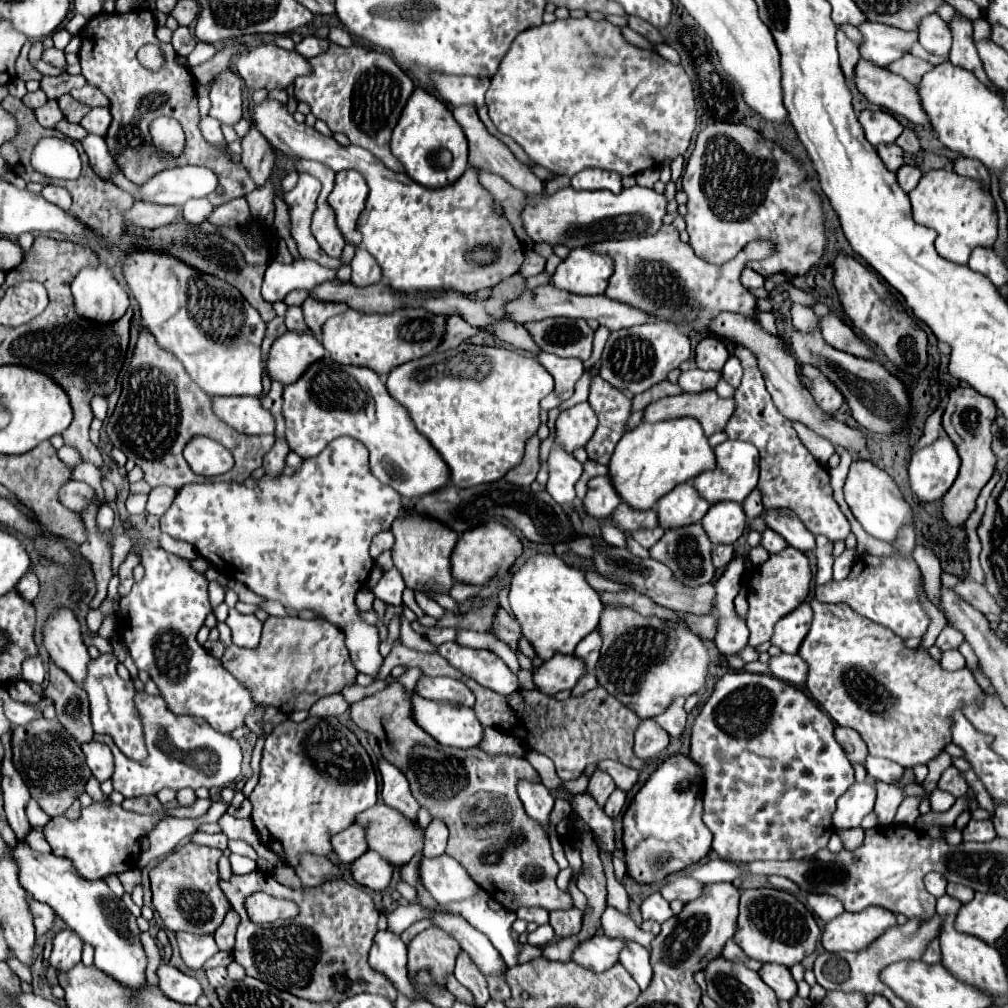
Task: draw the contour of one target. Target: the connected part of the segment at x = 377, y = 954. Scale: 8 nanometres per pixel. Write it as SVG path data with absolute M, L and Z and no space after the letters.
M389 929L379 931L375 935L375 943L369 953L369 965L381 973L395 985L395 989L407 997L415 997L415 989L407 979L407 945L399 935Z

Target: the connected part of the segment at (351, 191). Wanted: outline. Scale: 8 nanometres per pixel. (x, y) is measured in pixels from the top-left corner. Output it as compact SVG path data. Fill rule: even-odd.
M341 171L335 179L335 189L329 195L329 205L335 211L337 227L341 229L345 241L359 245L361 233L357 231L357 217L365 207L367 183L357 171Z

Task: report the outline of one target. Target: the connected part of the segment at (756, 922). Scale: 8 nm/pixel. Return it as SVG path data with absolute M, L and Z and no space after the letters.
M773 887L747 889L741 893L737 933L733 939L749 957L761 963L779 963L793 967L815 951L819 937L821 929L817 927L813 913L791 893Z

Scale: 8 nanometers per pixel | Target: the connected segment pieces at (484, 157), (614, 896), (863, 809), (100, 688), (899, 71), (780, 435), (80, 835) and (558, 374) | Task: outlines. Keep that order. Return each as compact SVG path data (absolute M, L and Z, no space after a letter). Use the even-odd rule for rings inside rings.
M461 105L461 107L453 107L453 117L455 121L461 125L467 141L469 141L469 163L475 165L475 167L481 167L481 169L487 169L491 173L497 173L501 175L507 183L511 183L515 189L521 189L525 193L539 193L543 189L543 181L537 179L531 169L521 163L519 159L515 159L515 155L507 149L507 145L503 145L497 137L493 137L485 125L481 123L481 119L477 117L477 109L471 107L471 105Z
M601 851L601 861L605 865L605 875L607 875L607 903L617 907L621 913L627 913L627 907L629 907L629 897L627 897L627 891L621 883L615 881L613 877L613 865L609 861L609 857Z
M865 779L861 783L853 783L845 795L837 801L837 809L833 813L833 827L835 829L849 829L859 827L861 819L873 811L875 805L875 781Z
M101 655L99 659L93 659L89 665L89 675L83 683L83 689L89 695L89 708L91 723L95 733L107 733L113 737L115 745L135 761L141 761L147 757L145 749L145 739L143 739L143 725L139 719L139 713L133 705L133 695L135 687L133 681L123 681L115 667L117 667L117 657L115 655Z
M907 53L907 57L901 57L901 59L893 61L893 63L889 63L887 69L893 71L895 75L901 75L903 79L907 79L911 85L917 87L921 83L921 77L929 69L933 69L933 65L929 61L923 61L919 57L913 57L911 53Z
M737 347L735 355L741 359L745 375L735 391L737 409L729 419L725 431L729 439L749 441L759 449L761 477L757 487L763 493L765 509L791 507L813 535L825 535L831 543L843 541L851 533L851 529L847 517L833 499L833 489L829 483L827 469L805 449L791 421L781 411L775 409L769 391L765 389L763 375L757 367L755 355L745 347Z
M105 801L105 805L95 803L83 807L77 819L69 819L65 815L53 817L51 823L43 827L43 833L55 855L67 857L81 877L95 881L133 869L141 855L141 839L147 837L155 825L167 817L167 813L141 815L125 811L121 805Z
M539 353L537 361L553 375L555 379L555 389L551 395L547 395L541 401L541 409L551 411L553 407L559 407L563 401L567 401L573 391L575 391L575 383L581 379L585 367L581 359L563 359L557 357L553 353Z

